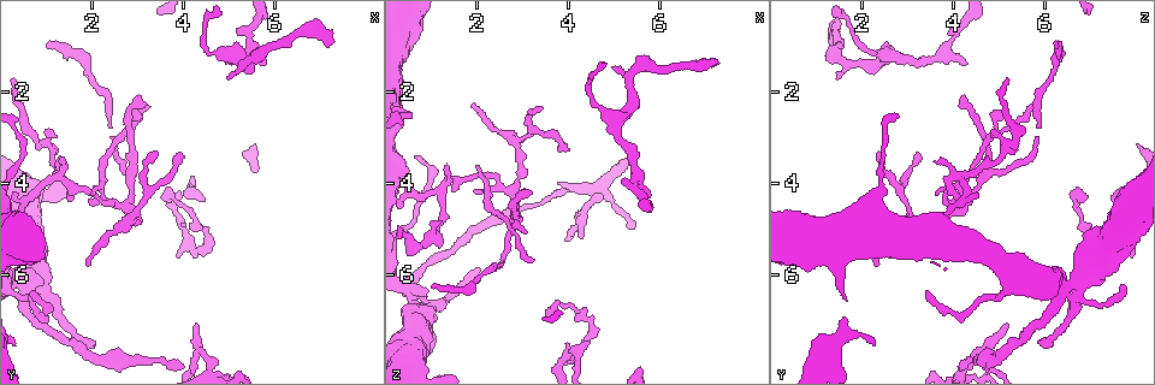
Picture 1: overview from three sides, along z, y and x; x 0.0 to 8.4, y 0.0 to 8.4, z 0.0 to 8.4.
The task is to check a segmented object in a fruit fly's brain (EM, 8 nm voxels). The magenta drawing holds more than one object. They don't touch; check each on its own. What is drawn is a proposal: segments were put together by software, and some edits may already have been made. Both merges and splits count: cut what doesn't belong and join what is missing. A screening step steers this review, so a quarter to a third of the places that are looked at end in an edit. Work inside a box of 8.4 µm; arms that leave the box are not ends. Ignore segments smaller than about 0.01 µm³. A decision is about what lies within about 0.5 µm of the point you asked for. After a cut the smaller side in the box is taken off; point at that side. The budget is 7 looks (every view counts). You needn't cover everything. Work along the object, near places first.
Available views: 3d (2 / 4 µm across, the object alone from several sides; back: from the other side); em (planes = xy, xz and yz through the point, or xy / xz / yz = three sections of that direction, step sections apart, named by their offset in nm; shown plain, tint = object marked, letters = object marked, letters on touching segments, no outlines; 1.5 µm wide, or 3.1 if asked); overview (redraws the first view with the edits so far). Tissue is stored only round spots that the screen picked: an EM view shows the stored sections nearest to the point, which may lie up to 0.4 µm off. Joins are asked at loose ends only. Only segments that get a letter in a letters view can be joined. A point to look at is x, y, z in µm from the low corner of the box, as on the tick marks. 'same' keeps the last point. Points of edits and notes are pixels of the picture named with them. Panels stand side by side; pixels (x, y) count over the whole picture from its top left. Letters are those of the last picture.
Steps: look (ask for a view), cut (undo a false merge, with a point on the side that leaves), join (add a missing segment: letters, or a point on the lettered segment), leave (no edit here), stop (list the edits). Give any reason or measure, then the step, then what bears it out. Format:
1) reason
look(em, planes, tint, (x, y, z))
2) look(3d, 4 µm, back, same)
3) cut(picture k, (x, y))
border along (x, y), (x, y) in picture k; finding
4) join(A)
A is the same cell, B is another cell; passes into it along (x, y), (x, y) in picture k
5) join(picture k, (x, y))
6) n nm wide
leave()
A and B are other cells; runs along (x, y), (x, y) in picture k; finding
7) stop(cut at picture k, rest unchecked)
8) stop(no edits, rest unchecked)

look(em, planes, letters, (4.35, 7.65, 4.70))

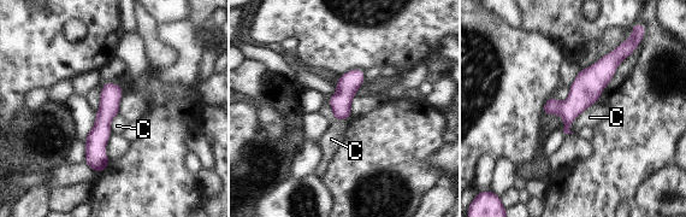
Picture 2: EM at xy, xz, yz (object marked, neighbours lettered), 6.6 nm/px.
140 nm wide
leave()
C is another cell; runs along (622, 53), (566, 107), (546, 110) in picture 2; continuous, no second neuron

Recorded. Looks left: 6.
a fork
look(em, xz, step 8, tint, (2.85, 4.80, 3.15))

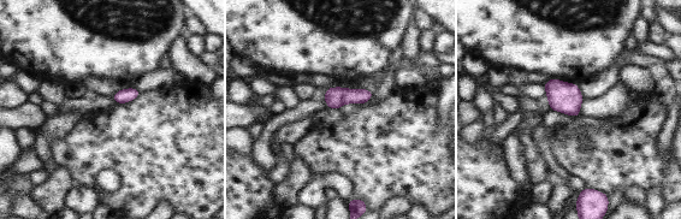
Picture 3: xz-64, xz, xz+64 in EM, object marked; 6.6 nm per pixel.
look(em, planes, tint, same)

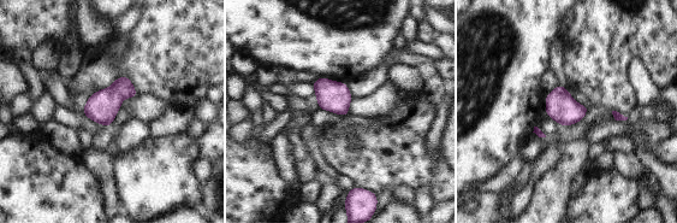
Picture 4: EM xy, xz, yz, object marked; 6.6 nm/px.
what lies round it
look(em, planes, letters, same)

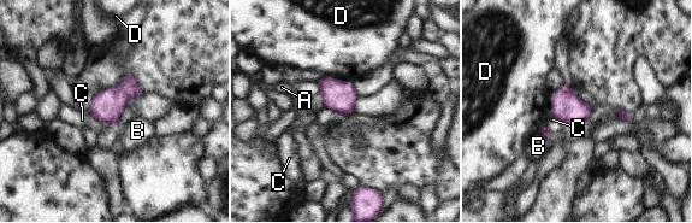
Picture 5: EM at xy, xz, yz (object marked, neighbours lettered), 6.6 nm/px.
C touches over 170 nm
leave()
A, B, C and D are other cells; one neuron here

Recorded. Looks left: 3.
look(em, planes, letters, (1.05, 1.05, 6.25))

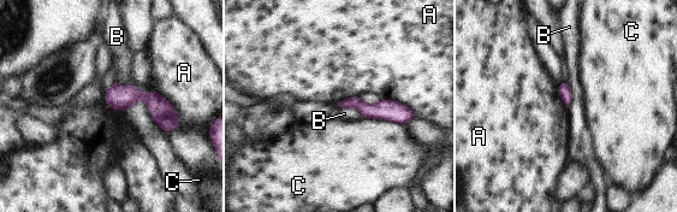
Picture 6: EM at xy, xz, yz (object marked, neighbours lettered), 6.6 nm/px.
leave()
A, B and C are other cells; border along (152, 88), (174, 109), (177, 129) in picture 6; no lettered segment goes on from it

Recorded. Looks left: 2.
stop(no edits, rest unchecked)

